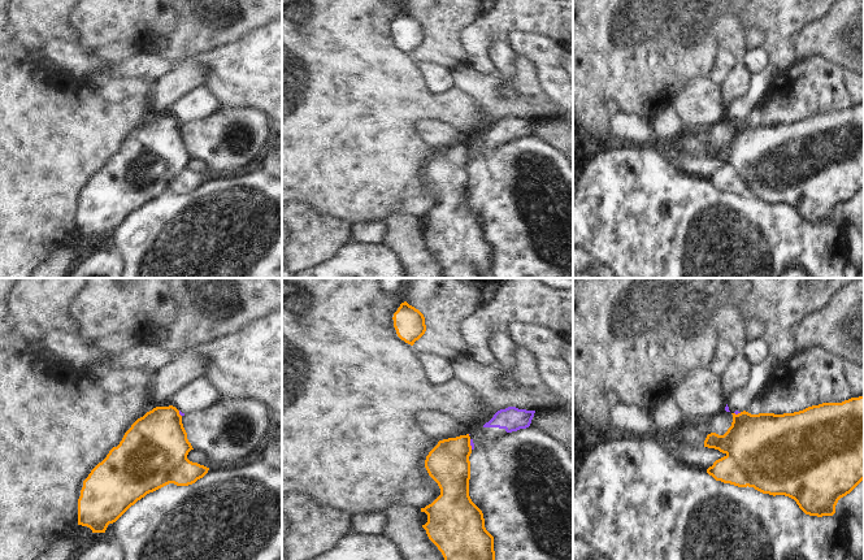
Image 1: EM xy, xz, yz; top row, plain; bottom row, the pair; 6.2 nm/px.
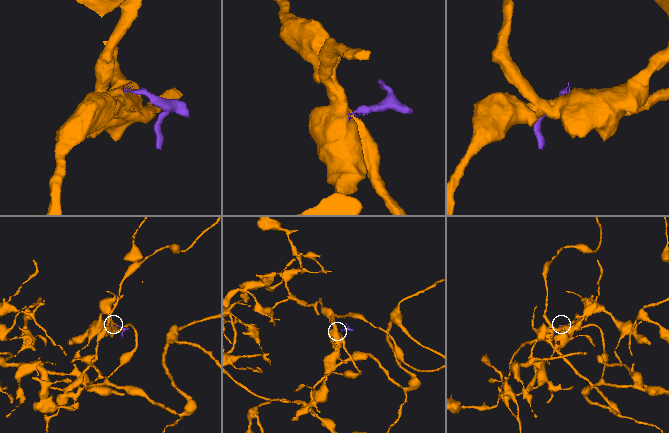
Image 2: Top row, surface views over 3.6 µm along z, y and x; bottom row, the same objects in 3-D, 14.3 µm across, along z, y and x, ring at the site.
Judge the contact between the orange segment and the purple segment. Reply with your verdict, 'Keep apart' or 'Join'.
Keep apart

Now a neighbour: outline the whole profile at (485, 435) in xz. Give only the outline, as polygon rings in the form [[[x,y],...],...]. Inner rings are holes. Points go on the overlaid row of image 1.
[[[508,407],[498,411],[494,417],[474,434],[469,434],[472,450],[495,442],[507,433],[517,431],[530,426],[535,411]]]

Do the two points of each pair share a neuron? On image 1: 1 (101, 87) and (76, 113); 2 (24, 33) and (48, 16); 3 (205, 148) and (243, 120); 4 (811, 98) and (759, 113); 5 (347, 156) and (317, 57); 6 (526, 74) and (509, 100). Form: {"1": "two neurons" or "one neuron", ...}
{"1": "two neurons", "2": "one neuron", "3": "one neuron", "4": "one neuron", "5": "one neuron", "6": "one neuron"}

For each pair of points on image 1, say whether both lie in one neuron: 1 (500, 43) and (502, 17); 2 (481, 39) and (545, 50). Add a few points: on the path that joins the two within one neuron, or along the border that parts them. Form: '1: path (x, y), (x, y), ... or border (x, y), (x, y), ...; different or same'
1: border (509, 30), (499, 30), (487, 48), (494, 60); different
2: border (512, 31), (530, 31), (543, 39); different

